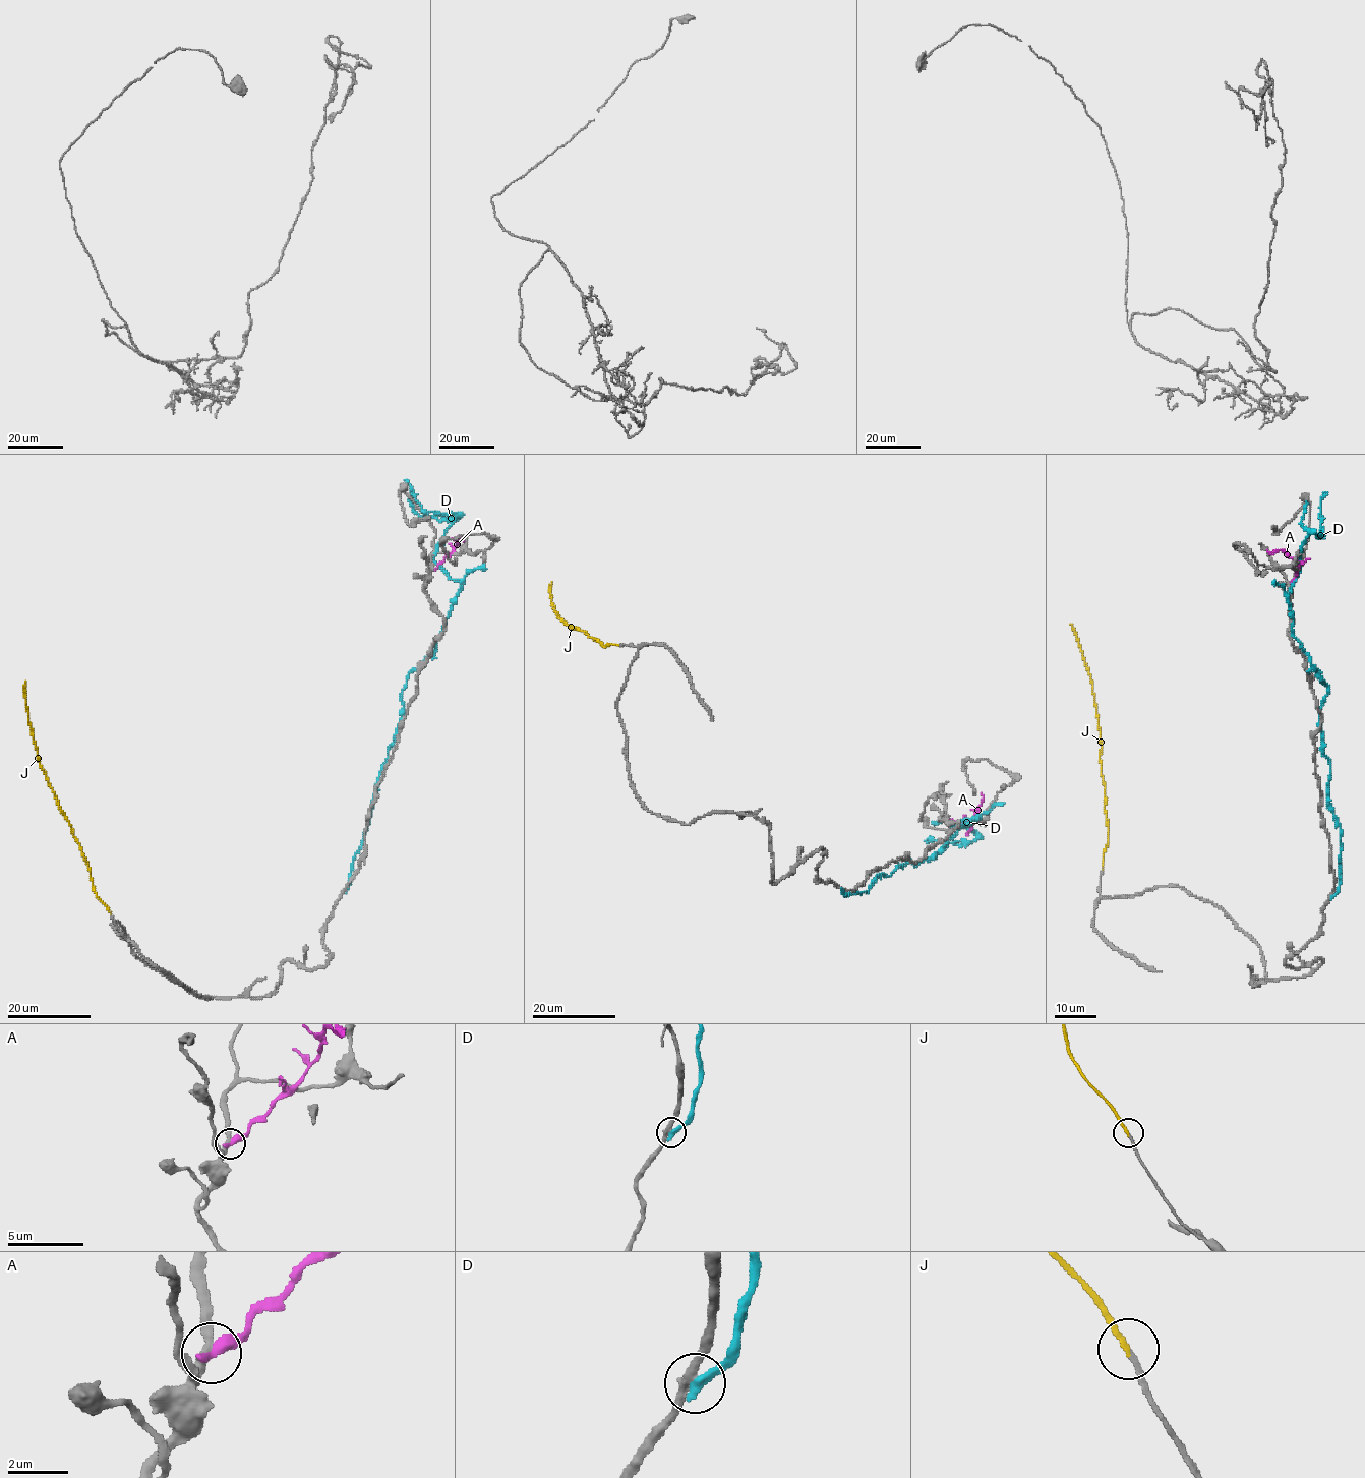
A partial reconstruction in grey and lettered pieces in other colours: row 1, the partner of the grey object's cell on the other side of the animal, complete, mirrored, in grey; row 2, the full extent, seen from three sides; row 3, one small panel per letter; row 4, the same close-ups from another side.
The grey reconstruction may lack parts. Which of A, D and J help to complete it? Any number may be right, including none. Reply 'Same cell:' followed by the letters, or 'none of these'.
Same cell: J

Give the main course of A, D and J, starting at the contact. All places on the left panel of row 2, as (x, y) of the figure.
A: (432, 570), (457, 545), (461, 536), (463, 540), (460, 537)
D: (345, 889), (401, 716), (401, 691), (433, 649), (461, 586), (434, 559), (459, 516), (418, 515), (404, 479)
J: (110, 912), (94, 890), (88, 865), (40, 765), (24, 692), (25, 681)

